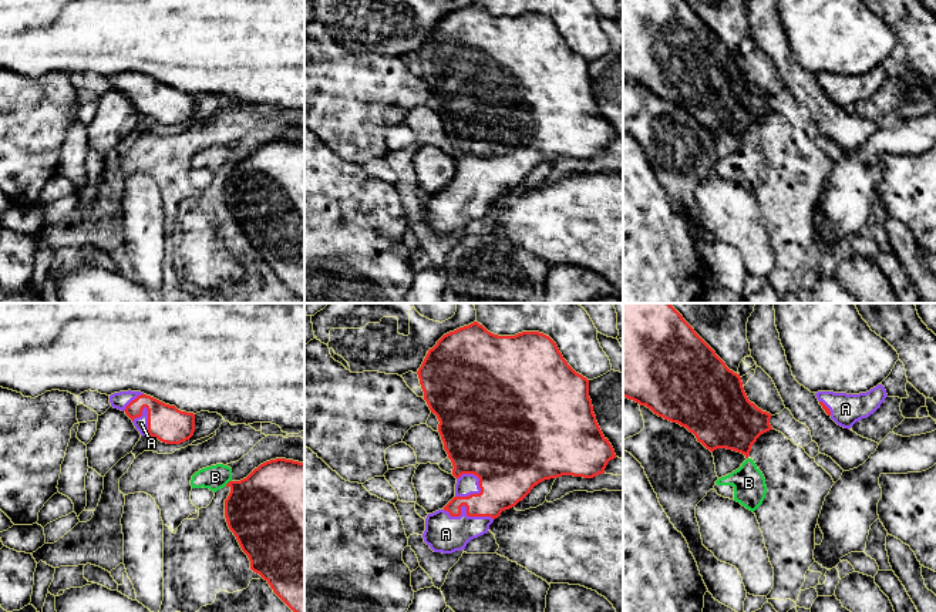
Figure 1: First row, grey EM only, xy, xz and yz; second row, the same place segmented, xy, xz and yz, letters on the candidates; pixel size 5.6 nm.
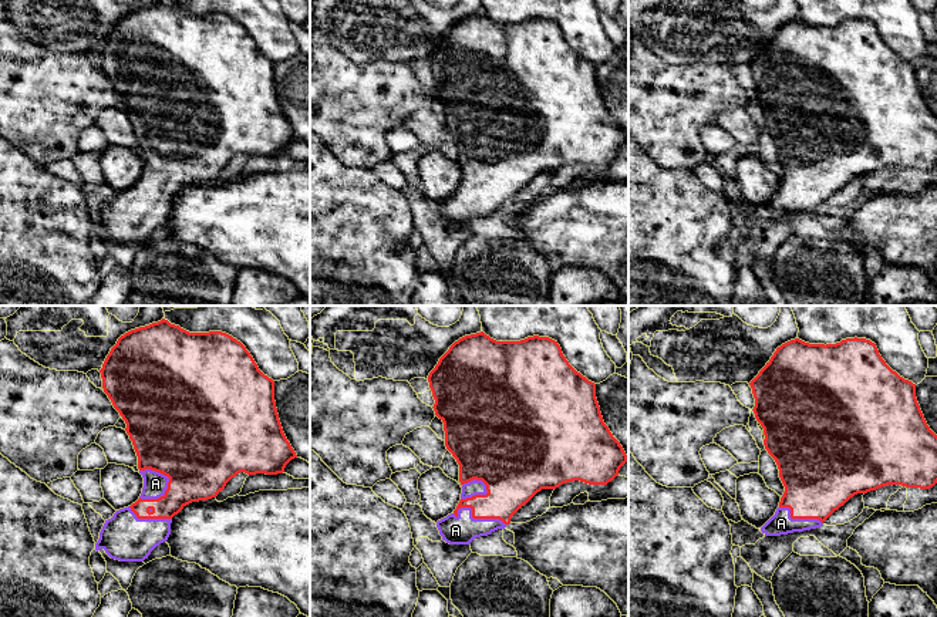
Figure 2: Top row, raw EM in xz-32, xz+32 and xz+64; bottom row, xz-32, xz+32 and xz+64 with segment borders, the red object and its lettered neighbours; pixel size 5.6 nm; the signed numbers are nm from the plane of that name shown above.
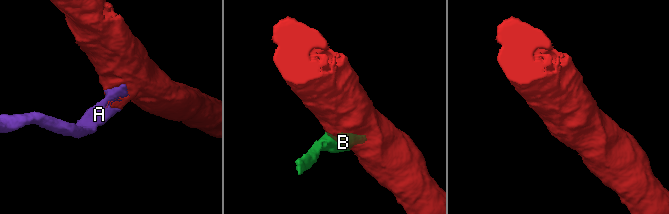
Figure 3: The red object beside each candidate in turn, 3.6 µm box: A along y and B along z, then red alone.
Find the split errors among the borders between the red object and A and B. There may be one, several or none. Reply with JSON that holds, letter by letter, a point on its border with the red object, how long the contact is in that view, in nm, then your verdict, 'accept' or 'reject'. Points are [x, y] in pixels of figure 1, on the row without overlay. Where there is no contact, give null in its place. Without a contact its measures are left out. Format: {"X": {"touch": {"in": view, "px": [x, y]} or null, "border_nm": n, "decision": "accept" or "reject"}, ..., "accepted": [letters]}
{"A": {"touch": {"in": "xz", "px": [467, 191]}, "border_nm": 300, "decision": "accept"}, "B": {"touch": {"in": "xy", "px": [228, 164]}, "border_nm": 50, "decision": "reject"}, "accepted": ["A"]}

